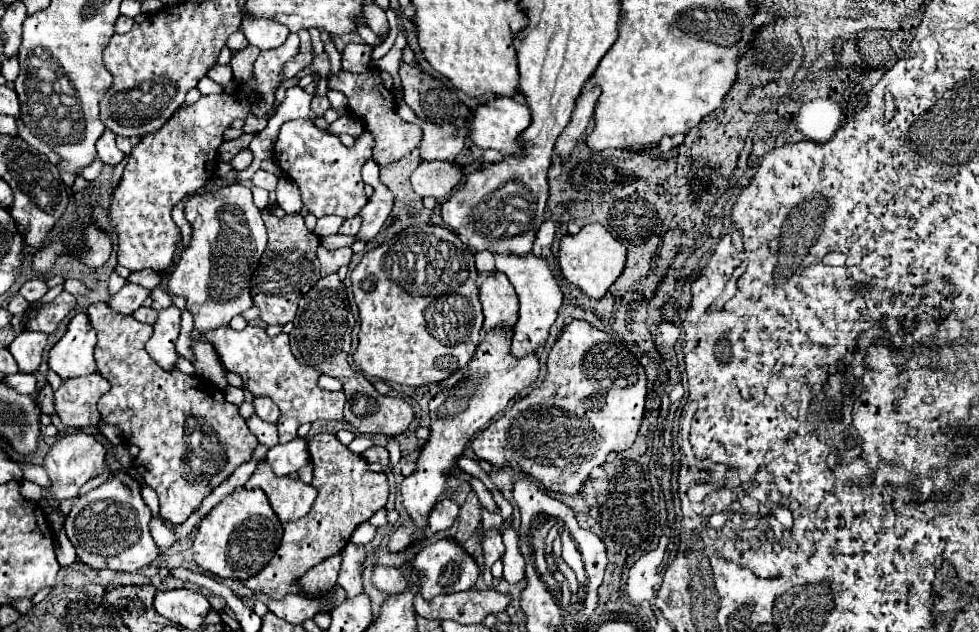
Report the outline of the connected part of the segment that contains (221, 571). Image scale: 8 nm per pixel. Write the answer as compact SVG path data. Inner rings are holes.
M242 486L228 494L202 518L192 546L194 562L220 578L248 580L250 576L258 574L266 562L270 562L280 540L282 524L274 514L266 494L261 490L251 492Z

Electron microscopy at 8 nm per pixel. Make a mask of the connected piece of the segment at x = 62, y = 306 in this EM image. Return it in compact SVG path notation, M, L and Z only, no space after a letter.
M64 290L60 296L56 296L56 300L52 300L52 302L46 304L46 306L42 306L42 308L32 316L32 320L28 322L26 328L28 328L28 330L40 330L40 332L50 334L50 332L56 330L58 322L68 316L68 312L74 308L74 304L76 304L76 298Z

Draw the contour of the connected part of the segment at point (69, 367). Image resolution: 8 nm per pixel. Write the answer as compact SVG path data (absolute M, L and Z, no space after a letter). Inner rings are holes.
M84 312L70 318L64 336L52 346L48 364L64 380L96 372L94 364L96 332Z

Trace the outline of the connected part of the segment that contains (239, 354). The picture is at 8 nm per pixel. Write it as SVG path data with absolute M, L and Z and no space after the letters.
M222 326L220 330L212 330L202 336L214 344L216 352L222 358L222 364L228 372L236 372L244 378L244 388L254 396L268 396L280 408L278 420L278 434L280 442L290 442L296 438L296 430L304 422L314 420L342 420L342 406L344 406L344 392L328 392L316 386L316 372L310 366L302 366L290 352L288 334L268 336L262 328L246 326L244 330L236 332L230 326Z

